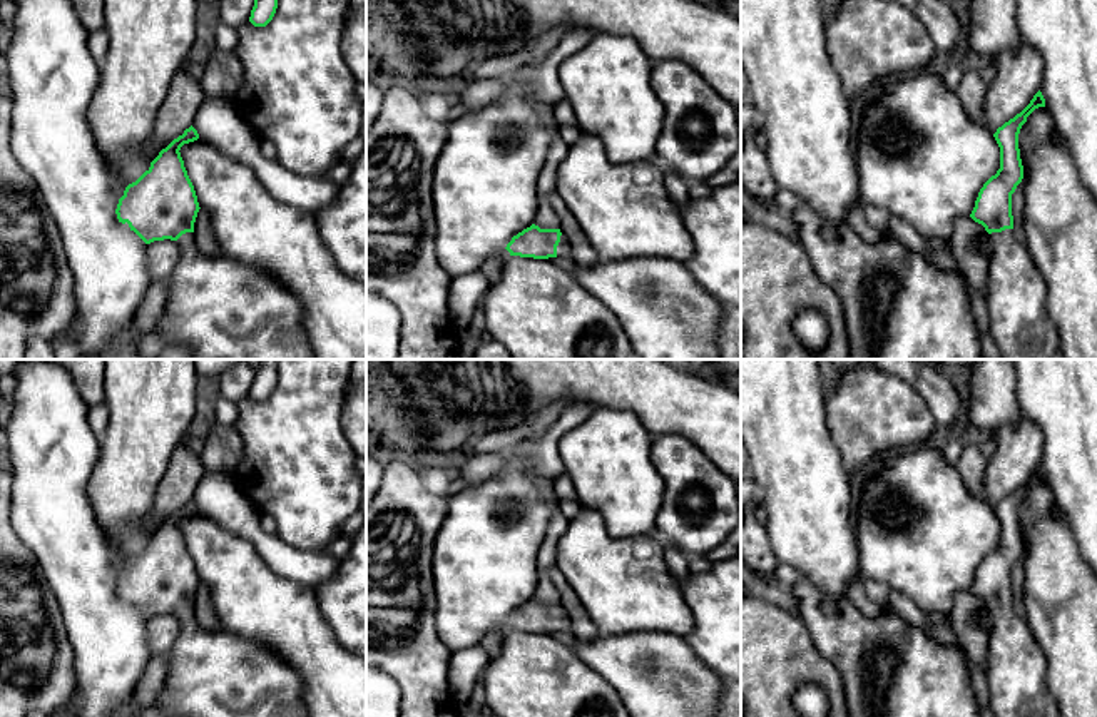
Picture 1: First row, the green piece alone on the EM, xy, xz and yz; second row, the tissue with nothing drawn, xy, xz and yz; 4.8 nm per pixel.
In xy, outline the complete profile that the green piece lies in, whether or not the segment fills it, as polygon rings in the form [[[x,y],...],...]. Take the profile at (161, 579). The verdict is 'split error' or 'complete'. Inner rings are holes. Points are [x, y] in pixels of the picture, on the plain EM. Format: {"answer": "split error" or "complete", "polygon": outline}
{"answer": "split error", "polygon": [[[192,500],[186,503],[125,562],[115,583],[119,597],[127,597],[145,618],[171,613],[181,623],[157,707],[166,717],[309,717],[304,682],[283,659],[256,640],[226,628],[206,630],[196,620],[194,597],[201,582],[179,525],[197,513]]]}

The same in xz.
{"answer": "split error", "polygon": [[[532,598],[523,603],[505,622],[510,630],[548,633],[548,632],[569,632],[572,633],[572,623],[567,612],[560,603],[540,603]]]}

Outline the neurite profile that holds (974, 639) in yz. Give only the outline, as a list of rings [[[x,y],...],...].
[[[970,590],[955,593],[950,627],[957,633],[970,660],[985,670],[990,635],[973,622],[973,613],[977,610],[988,610],[982,598],[975,597]]]

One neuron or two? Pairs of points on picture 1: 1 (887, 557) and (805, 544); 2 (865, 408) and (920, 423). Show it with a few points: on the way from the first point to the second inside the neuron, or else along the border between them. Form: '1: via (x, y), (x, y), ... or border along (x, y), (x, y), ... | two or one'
1: border along (852, 513), (858, 569), (862, 572) | two
2: via (878, 415), (907, 422) | one

